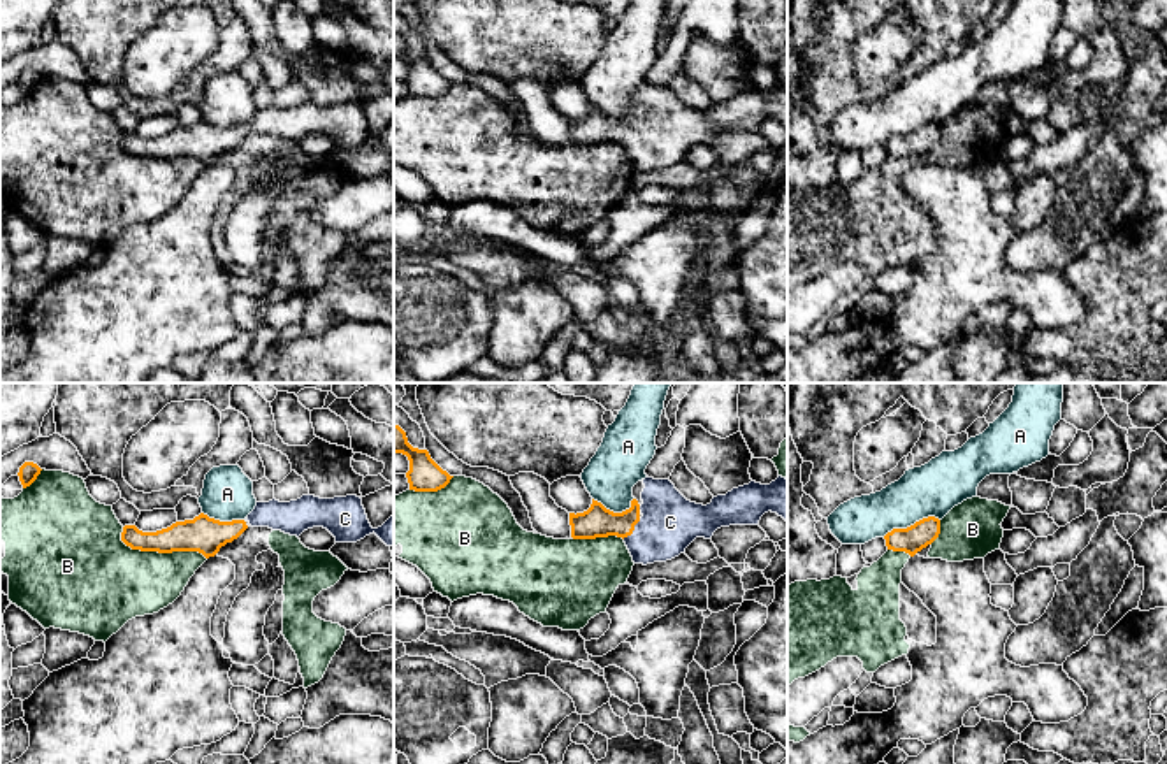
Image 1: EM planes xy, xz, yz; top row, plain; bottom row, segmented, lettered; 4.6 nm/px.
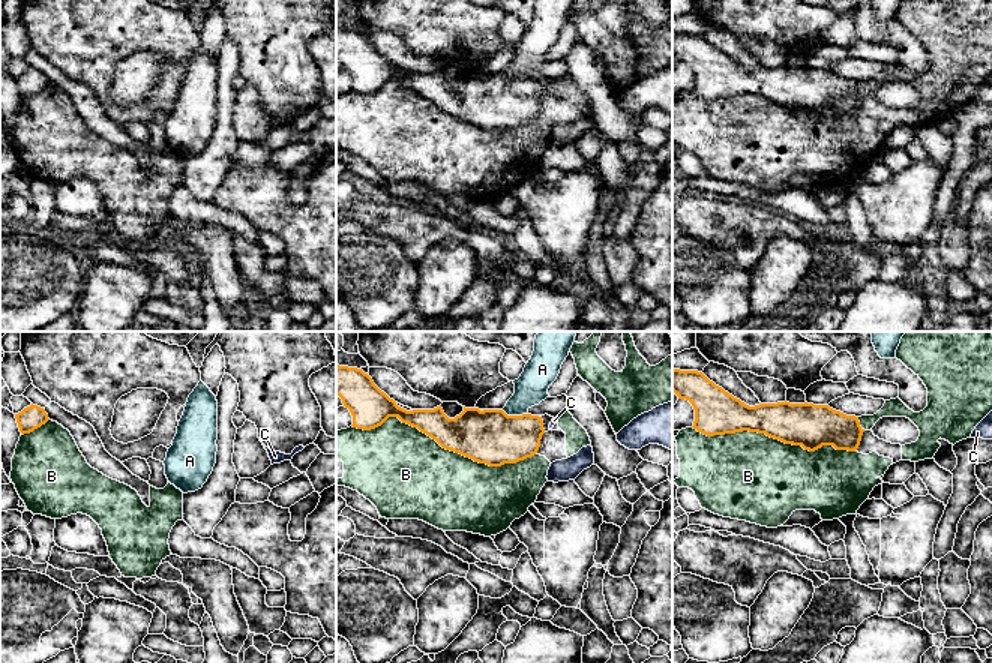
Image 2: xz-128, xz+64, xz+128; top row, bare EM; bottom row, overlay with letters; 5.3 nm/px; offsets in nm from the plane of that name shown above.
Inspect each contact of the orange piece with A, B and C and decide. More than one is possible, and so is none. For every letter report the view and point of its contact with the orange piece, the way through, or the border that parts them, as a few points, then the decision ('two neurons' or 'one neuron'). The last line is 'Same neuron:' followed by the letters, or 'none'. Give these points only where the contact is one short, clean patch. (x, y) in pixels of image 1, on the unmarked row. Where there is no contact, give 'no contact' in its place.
A: contact yz (911, 132); border yz (939, 125), (920, 125), (906, 134), (893, 134), (883, 143); two neurons
B: contact xy (159, 158); two neurons
C: contact xz (633, 136); way xz (596, 129), (626, 130), (633, 136), (663, 136), (670, 129); one neuron
Same neuron: C

